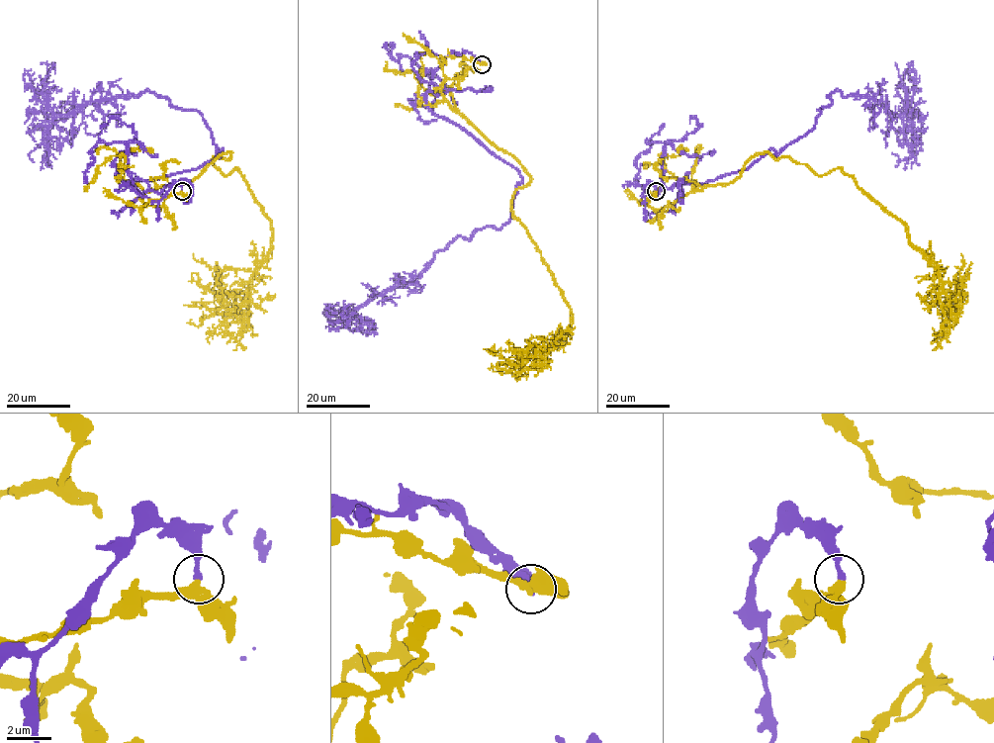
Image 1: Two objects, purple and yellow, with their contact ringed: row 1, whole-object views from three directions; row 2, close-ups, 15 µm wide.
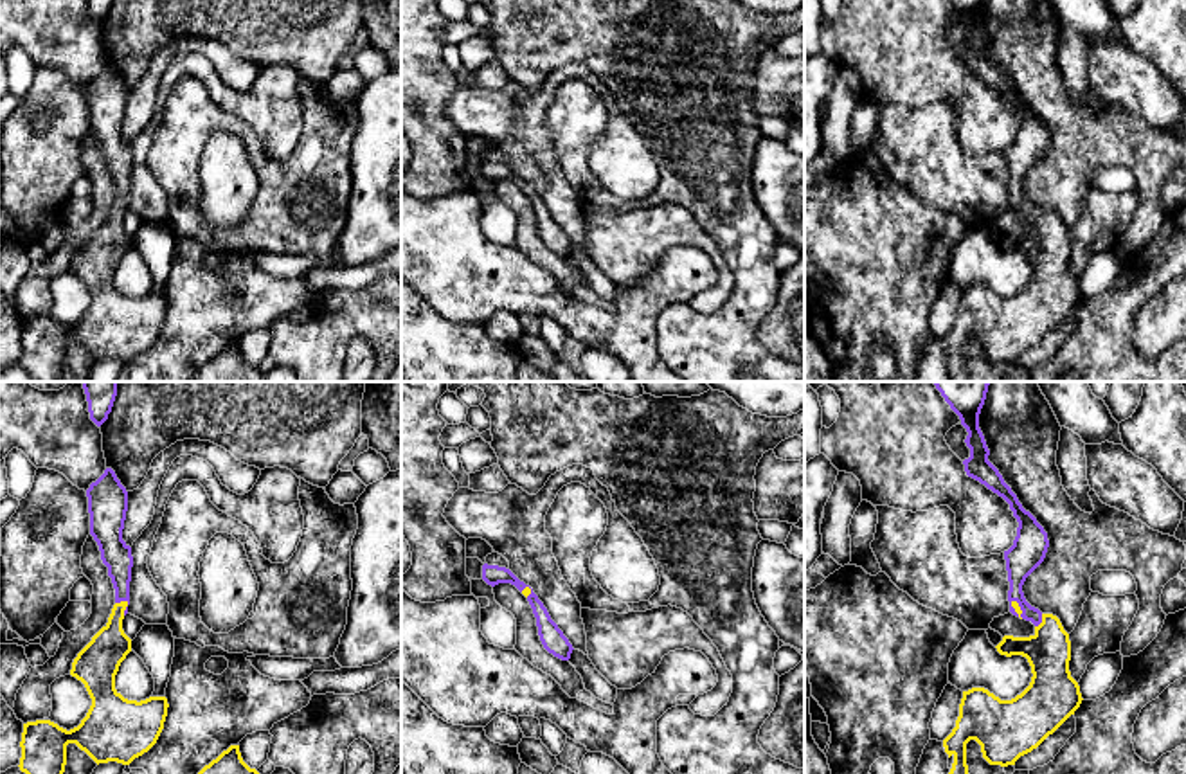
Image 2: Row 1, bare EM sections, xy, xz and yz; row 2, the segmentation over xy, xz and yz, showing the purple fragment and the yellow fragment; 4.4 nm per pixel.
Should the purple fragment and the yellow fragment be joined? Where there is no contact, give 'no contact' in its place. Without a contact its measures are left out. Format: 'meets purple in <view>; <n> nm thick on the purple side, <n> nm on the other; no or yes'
meets purple in xy; 140 nm thick on the purple side, 170 nm on the other; no

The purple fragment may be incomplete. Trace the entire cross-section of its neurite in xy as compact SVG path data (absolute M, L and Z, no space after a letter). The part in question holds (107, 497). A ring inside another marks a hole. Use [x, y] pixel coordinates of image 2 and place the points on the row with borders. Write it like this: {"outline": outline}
{"outline": "M112 468L86 490L90 535L99 545L101 560L108 567L115 589L115 603L130 605L130 581L133 556L131 547L122 540L128 511L128 491Z"}

